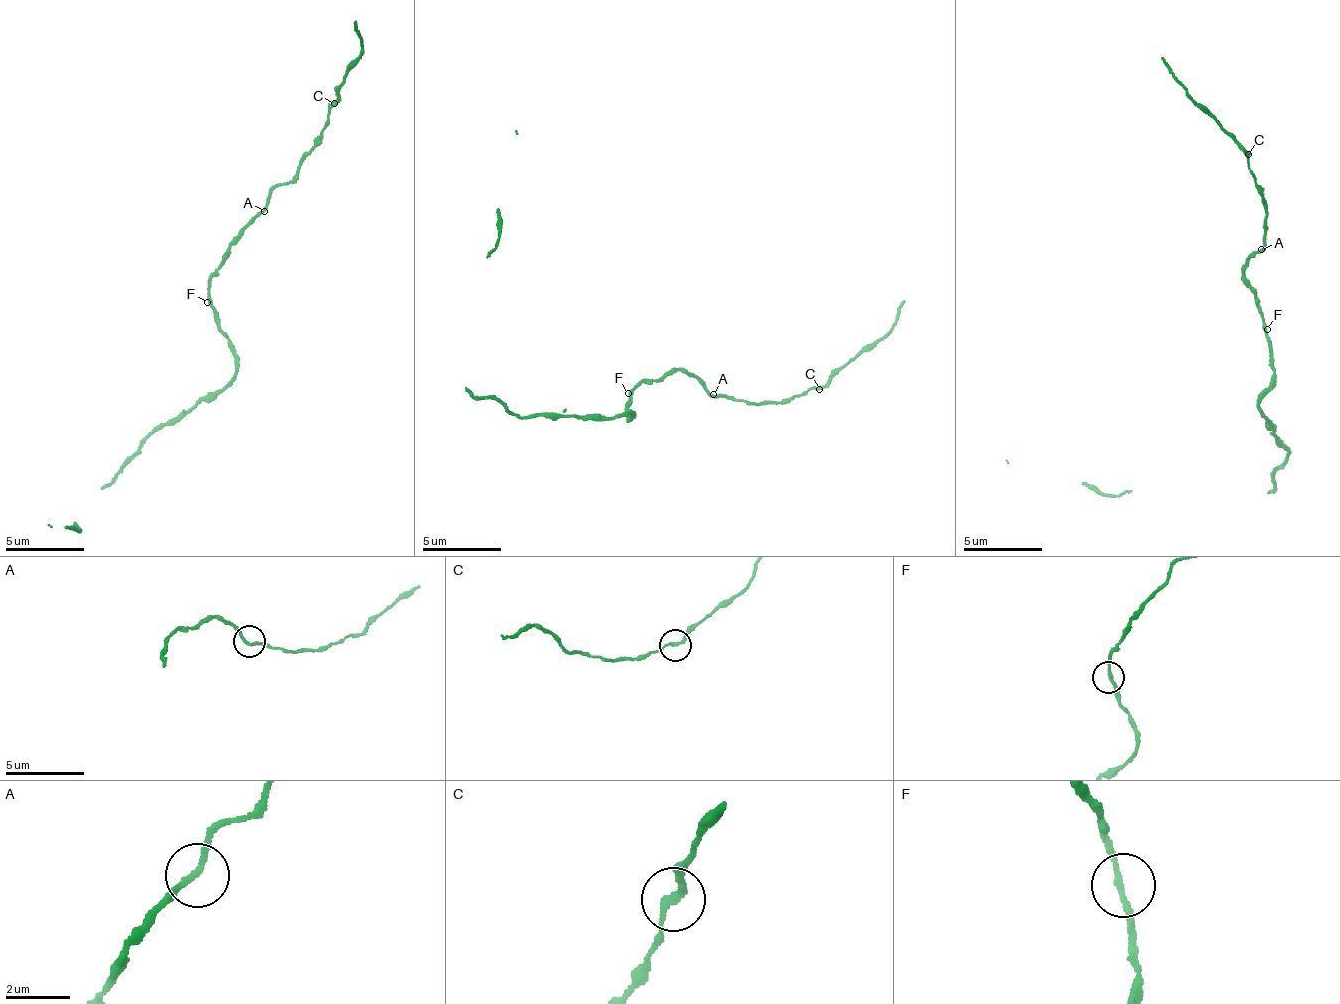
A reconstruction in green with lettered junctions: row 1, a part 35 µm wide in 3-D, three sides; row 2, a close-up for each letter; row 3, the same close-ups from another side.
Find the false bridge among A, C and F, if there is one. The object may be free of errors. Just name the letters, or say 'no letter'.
C

